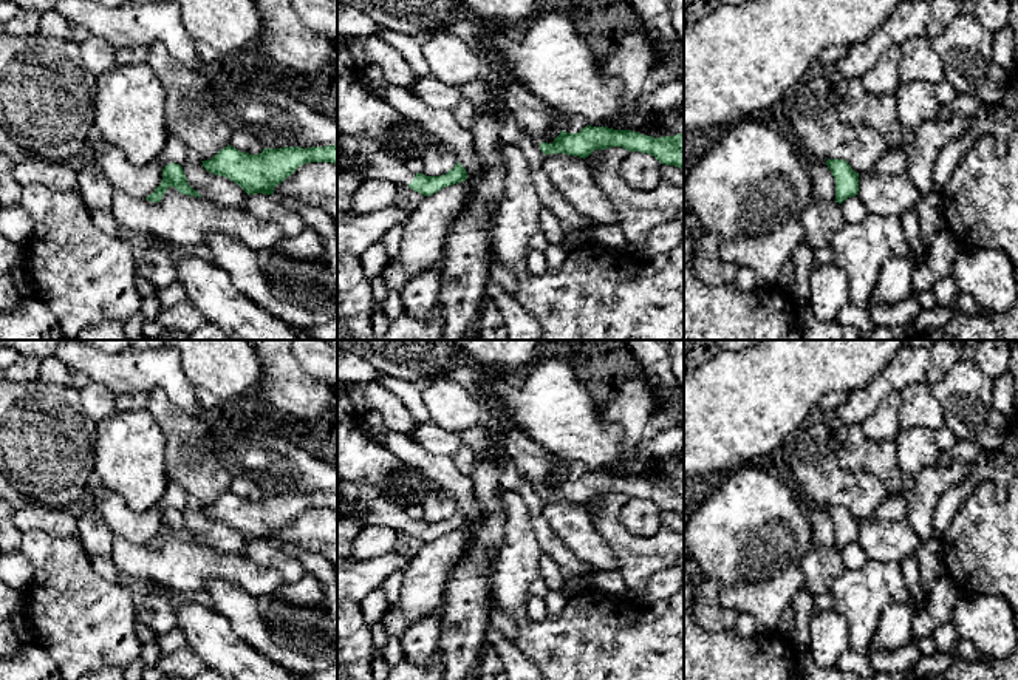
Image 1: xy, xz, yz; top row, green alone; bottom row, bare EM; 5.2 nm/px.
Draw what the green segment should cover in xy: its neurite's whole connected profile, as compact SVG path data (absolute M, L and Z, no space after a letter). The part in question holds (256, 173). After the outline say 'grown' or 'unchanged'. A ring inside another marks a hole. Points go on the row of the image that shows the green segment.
M227 145L212 159L201 162L207 172L229 178L248 195L272 195L274 187L303 164L337 164L337 145L263 148L258 155L249 155Z; unchanged

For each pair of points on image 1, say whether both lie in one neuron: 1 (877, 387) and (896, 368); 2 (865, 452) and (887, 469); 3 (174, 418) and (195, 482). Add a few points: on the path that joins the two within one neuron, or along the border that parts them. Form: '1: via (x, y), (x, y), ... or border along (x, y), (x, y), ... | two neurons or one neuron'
1: via (882, 382), (891, 373) | one neuron
2: via (870, 456), (874, 456), (882, 464) | one neuron
3: via (184, 433), (189, 439), (189, 461), (194, 467) | one neuron

